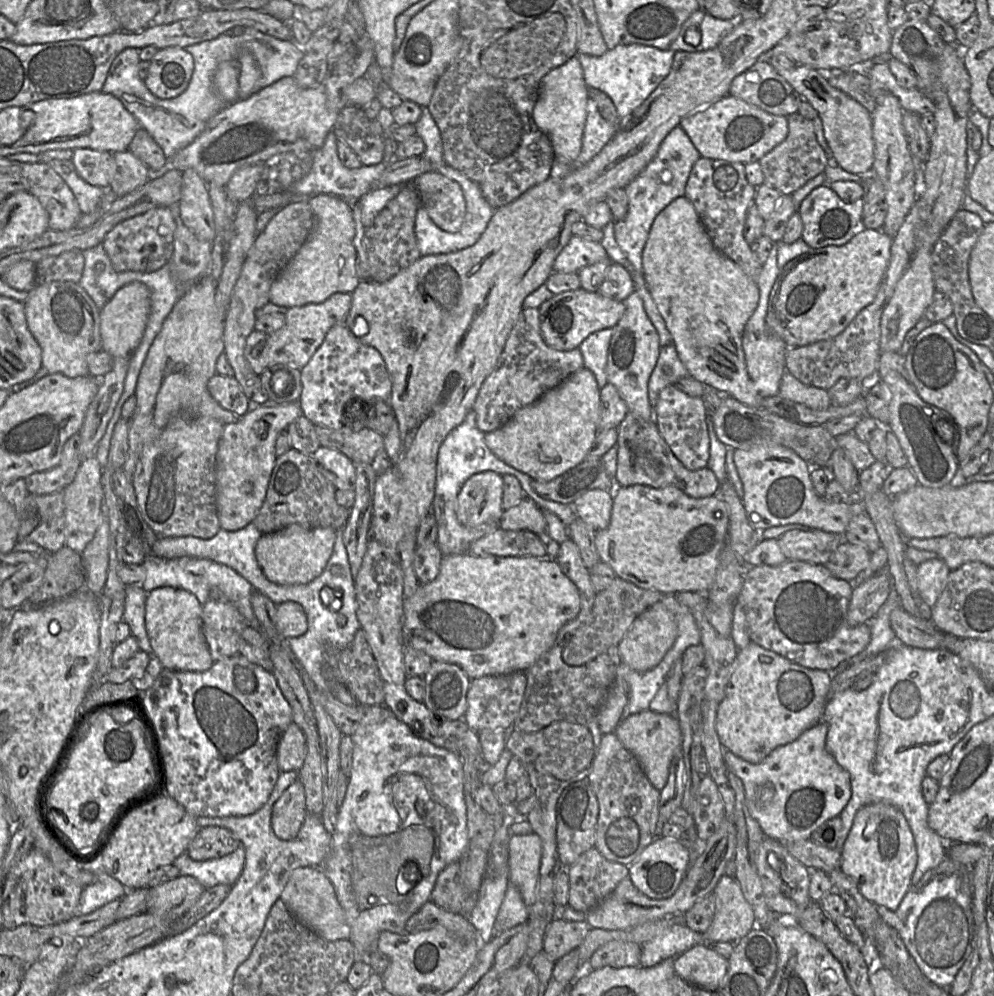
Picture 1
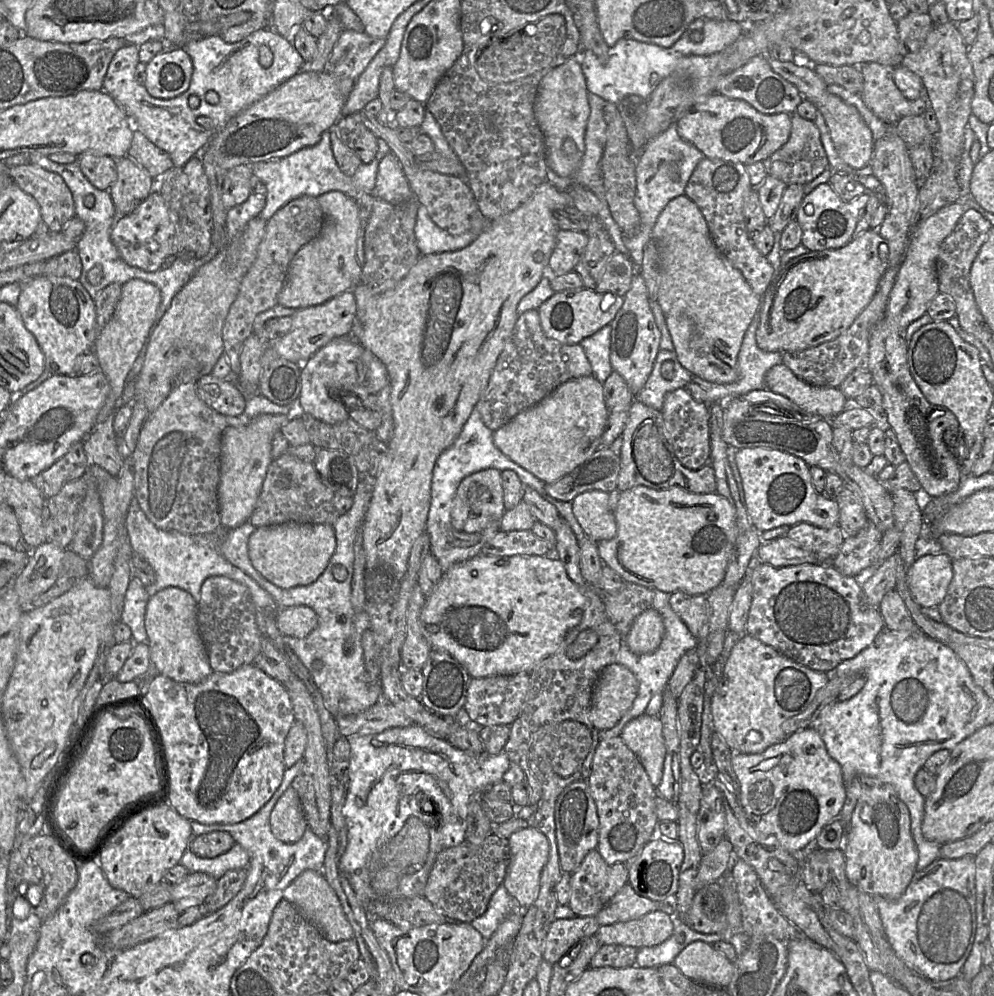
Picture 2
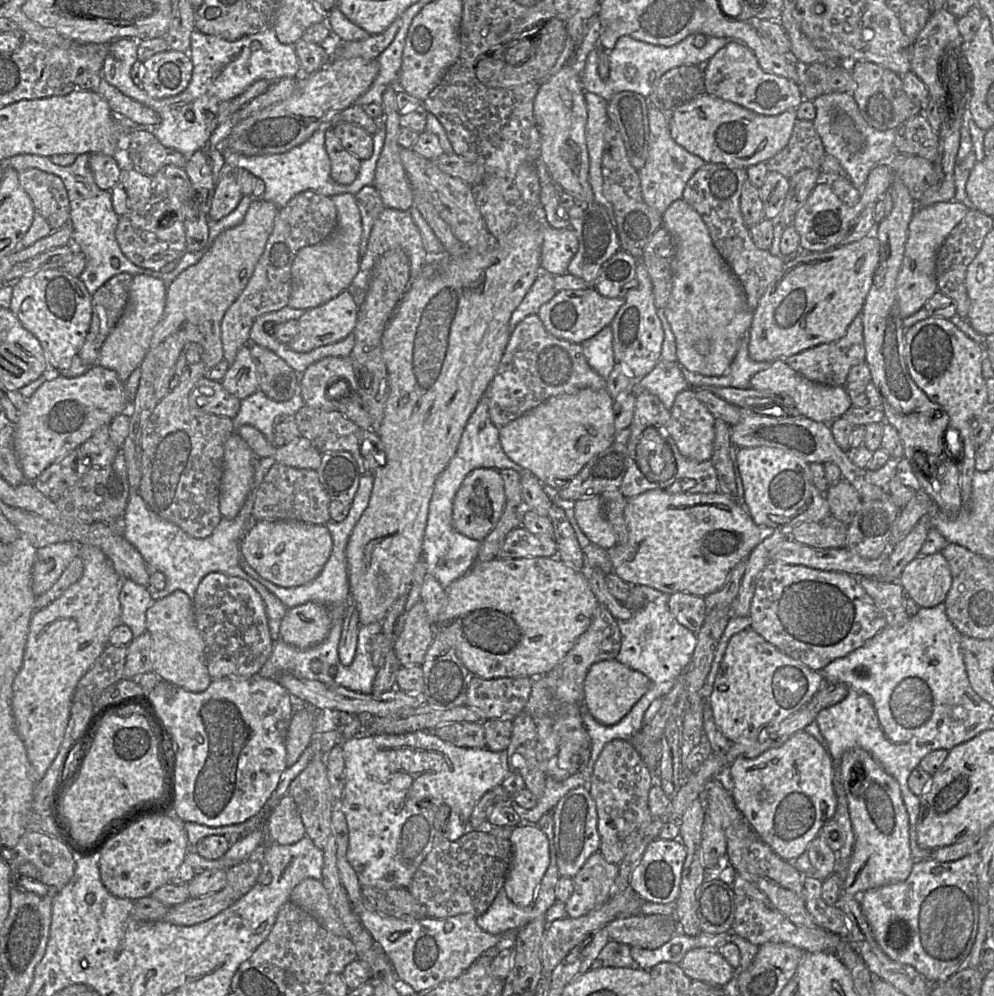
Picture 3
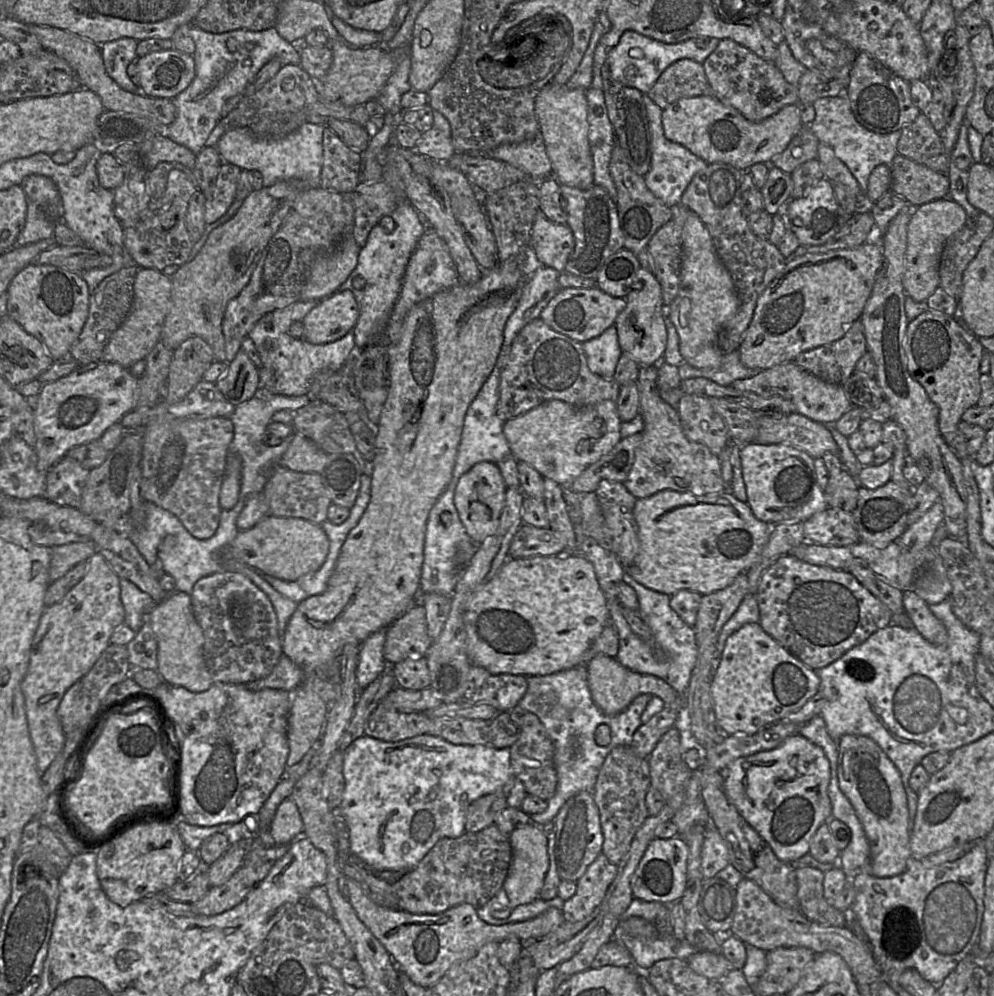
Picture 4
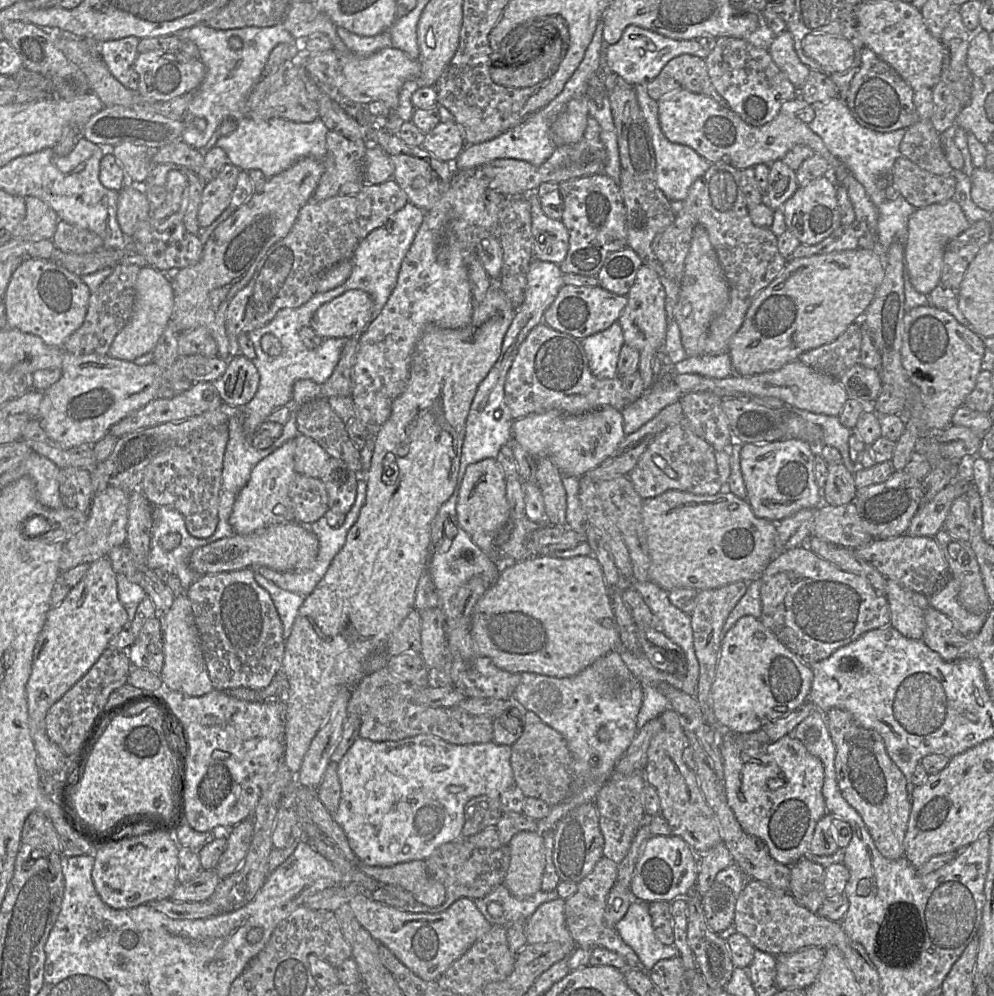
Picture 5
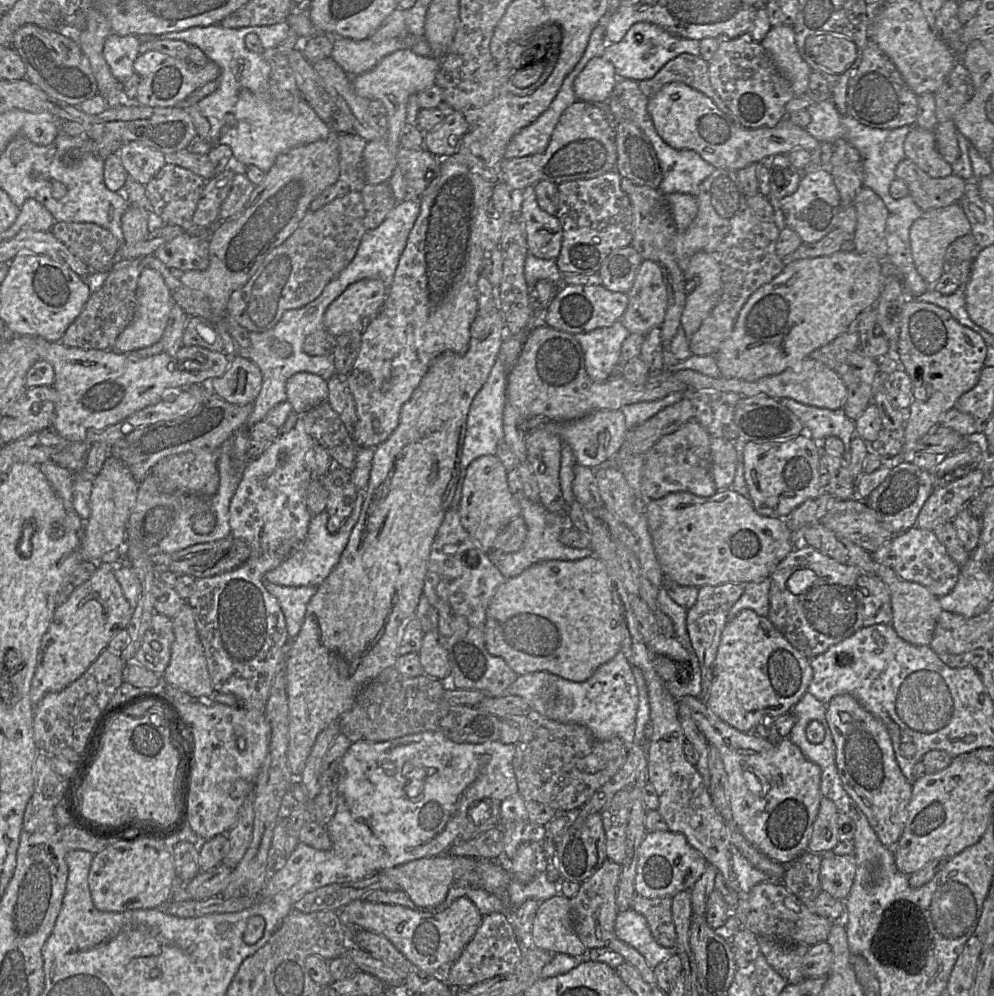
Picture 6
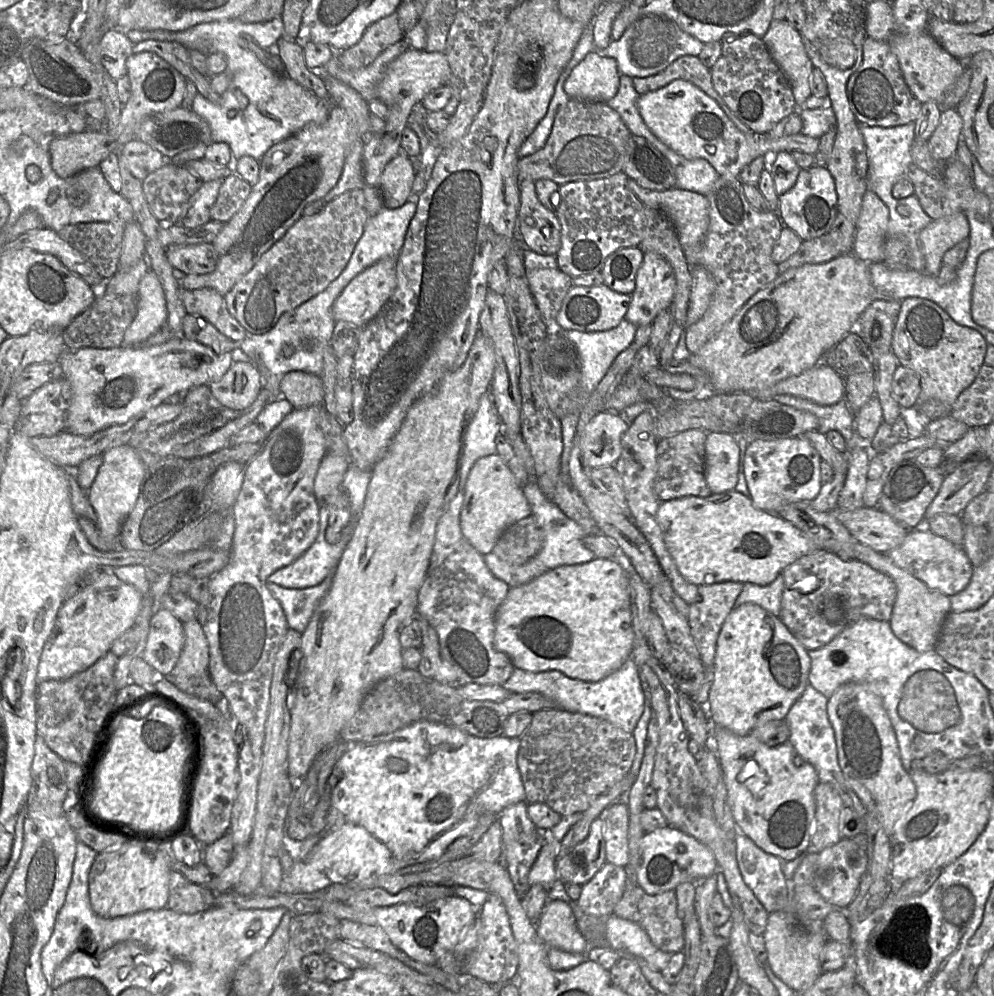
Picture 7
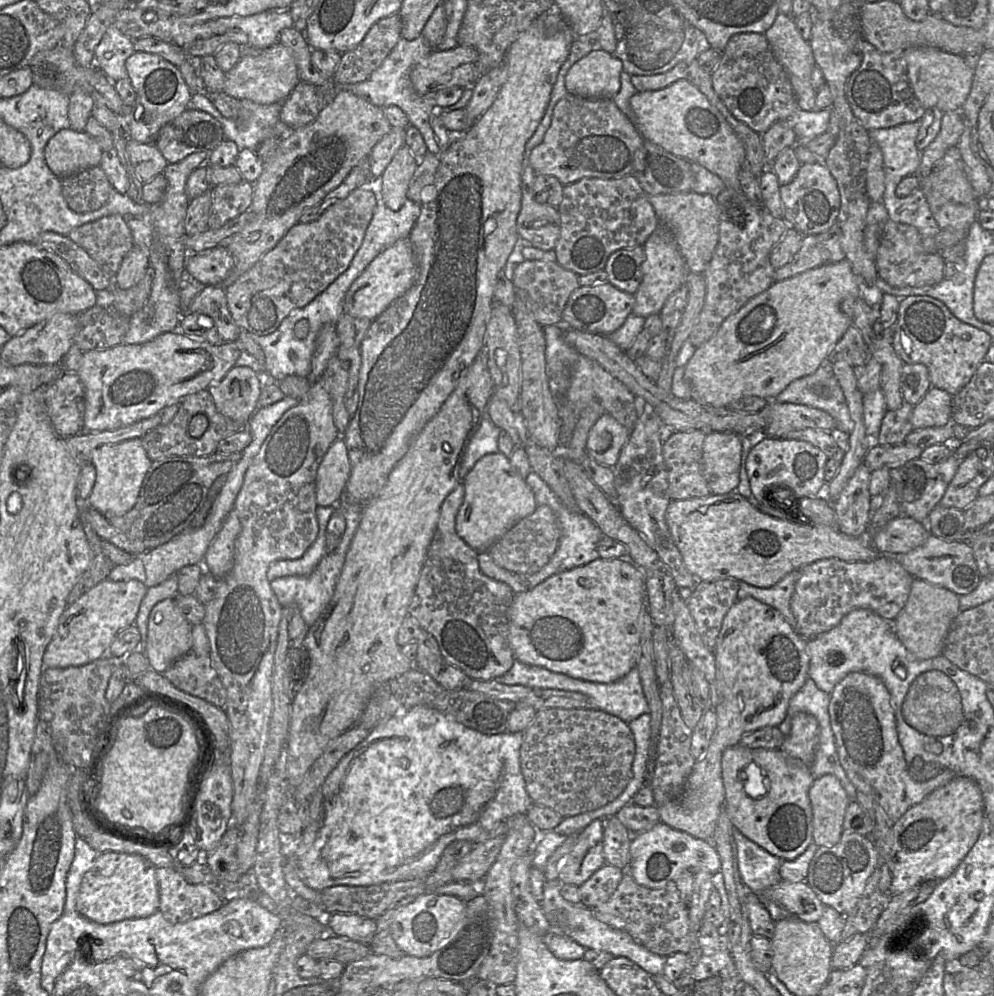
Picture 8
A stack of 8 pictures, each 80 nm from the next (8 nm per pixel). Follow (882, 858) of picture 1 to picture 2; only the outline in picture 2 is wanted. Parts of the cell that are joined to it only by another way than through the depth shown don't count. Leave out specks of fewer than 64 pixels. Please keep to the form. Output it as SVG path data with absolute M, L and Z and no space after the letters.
M857 775L851 785L857 804L847 829L846 840L841 846L845 855L846 877L851 885L874 898L884 897L897 900L910 884L918 861L918 852L910 829L909 810L892 786L883 784L874 778Z

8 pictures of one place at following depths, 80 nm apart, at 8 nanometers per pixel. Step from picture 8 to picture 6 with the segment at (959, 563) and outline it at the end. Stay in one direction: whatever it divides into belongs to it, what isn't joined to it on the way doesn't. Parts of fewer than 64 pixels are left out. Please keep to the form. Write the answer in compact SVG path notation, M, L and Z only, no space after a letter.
M916 526L894 535L875 552L872 552L871 556L875 562L894 570L900 578L924 586L937 597L947 595L952 591L961 571L961 567L951 559L935 533Z

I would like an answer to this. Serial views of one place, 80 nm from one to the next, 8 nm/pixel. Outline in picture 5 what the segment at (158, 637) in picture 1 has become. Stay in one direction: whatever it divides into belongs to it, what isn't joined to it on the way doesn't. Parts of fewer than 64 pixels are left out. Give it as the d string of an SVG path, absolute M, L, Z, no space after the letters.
M187 594L176 596L171 607L158 614L163 633L164 665L160 672L163 686L192 697L200 697L211 692L214 687L201 648L192 602Z

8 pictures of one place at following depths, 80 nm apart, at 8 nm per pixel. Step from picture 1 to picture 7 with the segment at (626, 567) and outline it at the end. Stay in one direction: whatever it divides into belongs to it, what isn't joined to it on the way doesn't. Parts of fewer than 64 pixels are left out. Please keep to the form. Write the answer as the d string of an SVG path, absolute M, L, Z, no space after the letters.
M734 489L705 498L685 496L662 501L656 520L678 572L696 586L720 582L766 586L800 557L822 550L791 523L755 508L750 497Z

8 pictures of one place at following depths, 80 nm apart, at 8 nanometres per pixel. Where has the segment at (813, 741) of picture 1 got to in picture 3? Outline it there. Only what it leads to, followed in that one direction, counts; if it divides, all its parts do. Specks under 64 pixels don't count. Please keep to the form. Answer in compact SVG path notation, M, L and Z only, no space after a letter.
M804 730L793 734L780 747L769 749L755 758L738 758L726 770L734 803L751 828L782 859L792 862L808 851L822 827L837 807L833 788L834 762L828 750Z

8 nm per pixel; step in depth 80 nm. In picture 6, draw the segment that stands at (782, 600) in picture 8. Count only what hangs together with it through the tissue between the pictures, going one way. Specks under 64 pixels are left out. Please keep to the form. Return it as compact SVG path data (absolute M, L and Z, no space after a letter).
M770 579L759 583L745 584L744 591L727 615L727 622L744 609L753 610L757 615L767 617L769 612Z

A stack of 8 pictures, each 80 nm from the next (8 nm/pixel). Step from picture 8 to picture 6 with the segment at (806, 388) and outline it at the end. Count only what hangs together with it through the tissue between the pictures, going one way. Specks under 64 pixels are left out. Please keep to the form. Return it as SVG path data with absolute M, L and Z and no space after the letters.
M782 398L779 401L797 416L804 426L804 432L817 443L822 443L831 436L839 438L845 447L843 456L850 462L850 443L856 436L856 424L845 415L843 408L821 409L790 398Z

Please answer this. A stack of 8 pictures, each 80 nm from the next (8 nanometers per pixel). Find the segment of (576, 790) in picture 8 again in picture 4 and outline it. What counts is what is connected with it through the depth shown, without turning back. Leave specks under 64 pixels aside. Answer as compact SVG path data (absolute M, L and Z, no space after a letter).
M527 711L518 717L519 738L510 747L512 776L521 780L528 794L548 801L556 792L558 776L554 763L554 744L539 718Z

